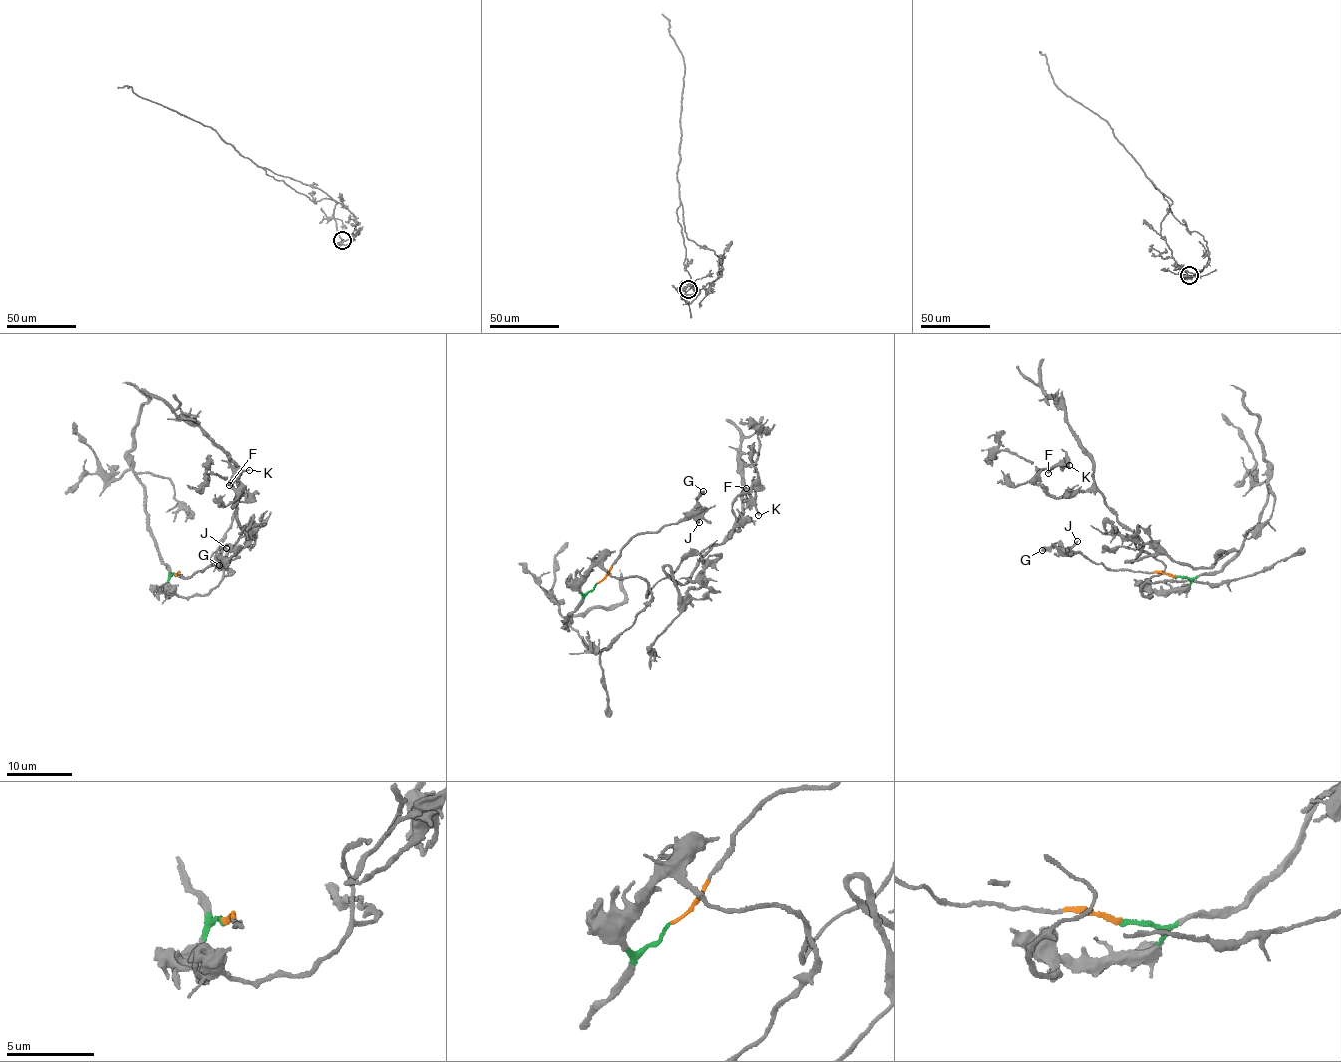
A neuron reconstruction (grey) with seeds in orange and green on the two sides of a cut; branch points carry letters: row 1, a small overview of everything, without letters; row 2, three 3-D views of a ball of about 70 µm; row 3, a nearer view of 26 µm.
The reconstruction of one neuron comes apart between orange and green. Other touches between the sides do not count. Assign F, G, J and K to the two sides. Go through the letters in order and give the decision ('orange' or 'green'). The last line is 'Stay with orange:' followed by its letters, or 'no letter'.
F: green
G: orange
J: orange
K: green
Stay with orange: G, J

